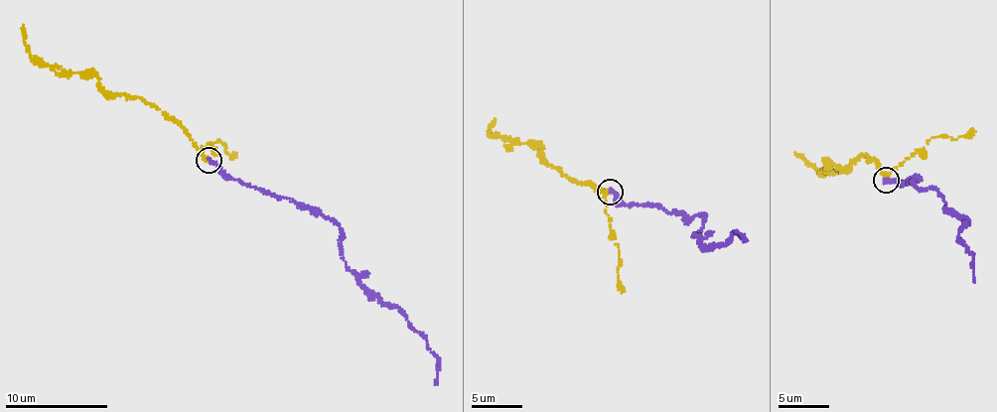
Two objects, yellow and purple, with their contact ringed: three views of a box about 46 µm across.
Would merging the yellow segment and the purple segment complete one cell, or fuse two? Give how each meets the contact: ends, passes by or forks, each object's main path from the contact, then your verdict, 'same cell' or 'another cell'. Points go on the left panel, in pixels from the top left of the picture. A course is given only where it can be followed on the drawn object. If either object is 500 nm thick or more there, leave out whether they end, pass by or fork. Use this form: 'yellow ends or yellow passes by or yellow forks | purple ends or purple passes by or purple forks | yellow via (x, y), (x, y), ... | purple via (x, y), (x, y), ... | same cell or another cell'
yellow passes by | purple ends | yellow via (208, 159), (187, 133), (139, 97), (104, 90), (94, 75), (68, 73), (37, 62), (25, 45), (23, 24) | purple via (208, 159), (231, 179), (318, 209), (340, 226), (346, 264), (427, 342), (437, 358), (435, 384) | another cell

